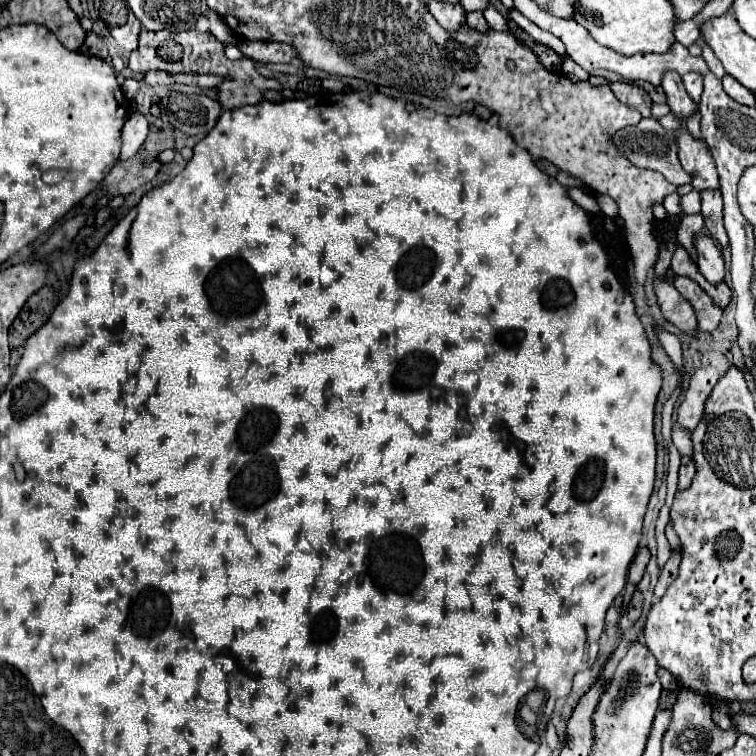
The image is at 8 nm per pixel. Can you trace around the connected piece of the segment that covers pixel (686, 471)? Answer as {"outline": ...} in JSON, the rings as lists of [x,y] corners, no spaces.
{"outline":[[[682,457],[682,465],[680,465],[680,483],[678,489],[688,489],[694,477],[694,461],[690,457]]]}

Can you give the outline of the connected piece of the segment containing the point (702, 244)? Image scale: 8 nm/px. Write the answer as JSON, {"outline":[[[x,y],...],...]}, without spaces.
{"outline":[[[696,235],[696,249],[698,249],[698,267],[700,273],[712,283],[722,283],[724,281],[724,257],[716,245],[714,239]]]}

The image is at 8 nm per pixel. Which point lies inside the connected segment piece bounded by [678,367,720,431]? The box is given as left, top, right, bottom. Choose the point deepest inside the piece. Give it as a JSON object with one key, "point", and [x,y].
{"point":[690,412]}

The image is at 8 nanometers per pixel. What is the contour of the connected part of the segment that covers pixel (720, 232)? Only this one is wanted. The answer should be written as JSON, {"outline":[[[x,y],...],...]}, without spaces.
{"outline":[[[708,189],[702,193],[702,215],[704,225],[710,229],[710,235],[718,241],[718,245],[728,247],[728,235],[724,229],[724,213],[722,213],[722,195],[716,189]]]}

